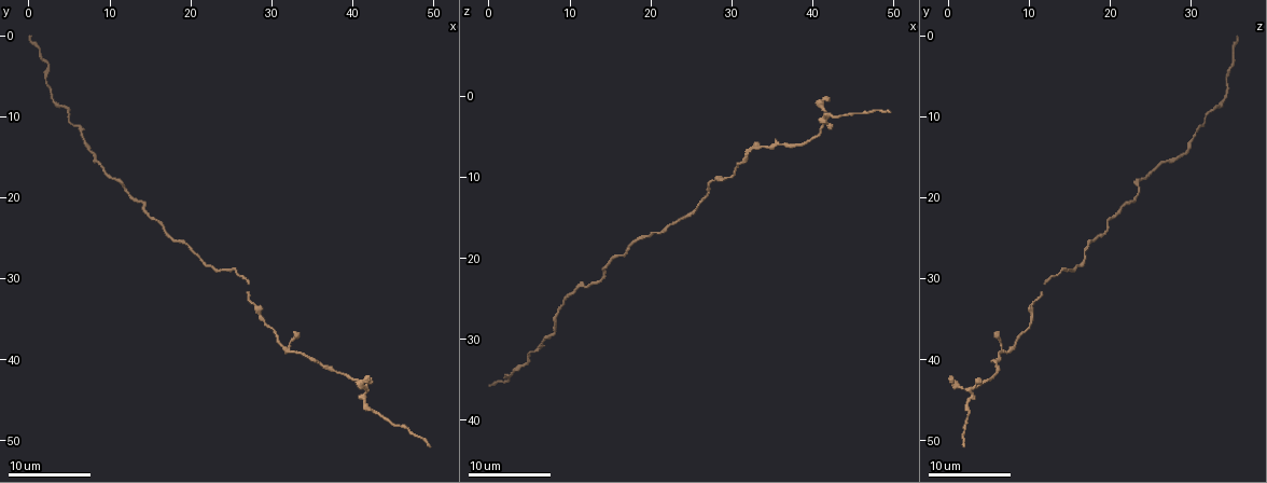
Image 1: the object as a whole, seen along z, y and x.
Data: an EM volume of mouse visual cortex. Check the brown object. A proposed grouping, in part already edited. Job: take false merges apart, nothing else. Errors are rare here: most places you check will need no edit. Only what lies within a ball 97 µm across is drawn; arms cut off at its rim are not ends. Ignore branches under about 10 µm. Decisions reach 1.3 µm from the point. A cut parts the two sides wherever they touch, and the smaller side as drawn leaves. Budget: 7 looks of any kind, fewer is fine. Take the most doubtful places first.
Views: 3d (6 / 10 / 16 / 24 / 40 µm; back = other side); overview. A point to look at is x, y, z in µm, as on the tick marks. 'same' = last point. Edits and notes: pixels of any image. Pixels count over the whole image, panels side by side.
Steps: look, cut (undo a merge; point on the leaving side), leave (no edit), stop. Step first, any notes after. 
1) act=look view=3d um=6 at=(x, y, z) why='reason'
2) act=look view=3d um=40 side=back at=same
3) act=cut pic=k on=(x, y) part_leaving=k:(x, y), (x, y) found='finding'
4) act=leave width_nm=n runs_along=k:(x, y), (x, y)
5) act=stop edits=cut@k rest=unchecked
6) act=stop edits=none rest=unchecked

act=look view=3d um=10 at=(32.2, 39.2, 7.0) why='three-way junction'

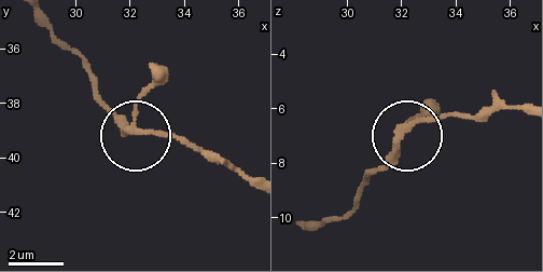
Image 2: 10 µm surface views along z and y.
act=look view=3d um=6 at=same

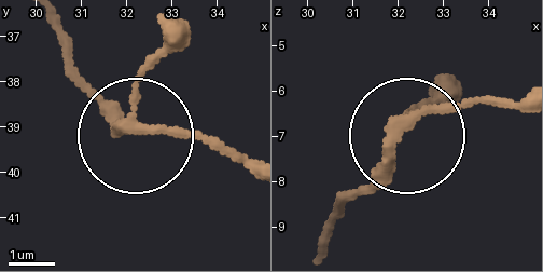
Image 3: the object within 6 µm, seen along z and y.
act=leave width_nm=210 runs_along=3:(47, 18), (85, 87), (124, 126), (233, 146) found='one neuron here'

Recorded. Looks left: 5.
act=look view=3d um=16 at=(6.0, 11.4, 31.4)

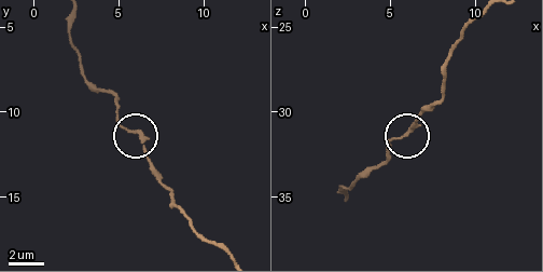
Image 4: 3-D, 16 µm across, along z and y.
act=look view=3d um=16 side=back at=(6.0, 11.0, 31.4)

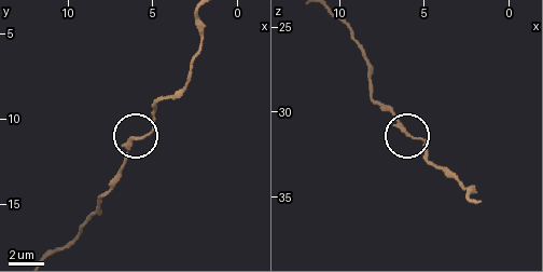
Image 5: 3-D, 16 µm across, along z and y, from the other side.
act=leave width_nm=140 runs_along=5:(337, 19), (373, 98), (431, 162) found='continuous, no second neuron'

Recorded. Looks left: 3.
act=look view=3d um=6 at=(27.6, 32.6, 10.6) why='thick turns thin'

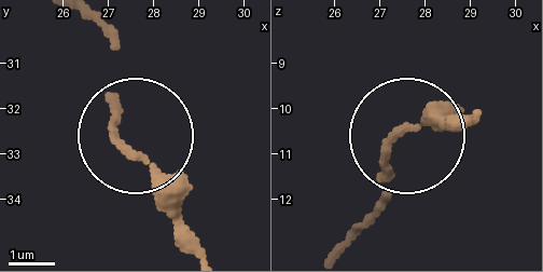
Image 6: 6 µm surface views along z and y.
act=look view=3d um=6 side=back at=(27.40, 32.95, 10.55)

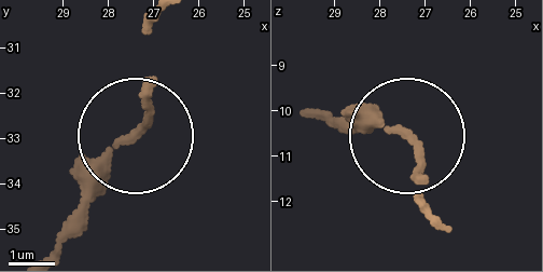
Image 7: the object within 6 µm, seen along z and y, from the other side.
act=leave width_nm=170 runs_along=7:(157, 23), (149, 116), (65, 228) found='all the same neuron'

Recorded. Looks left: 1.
act=stop edits=none rest=unchecked

